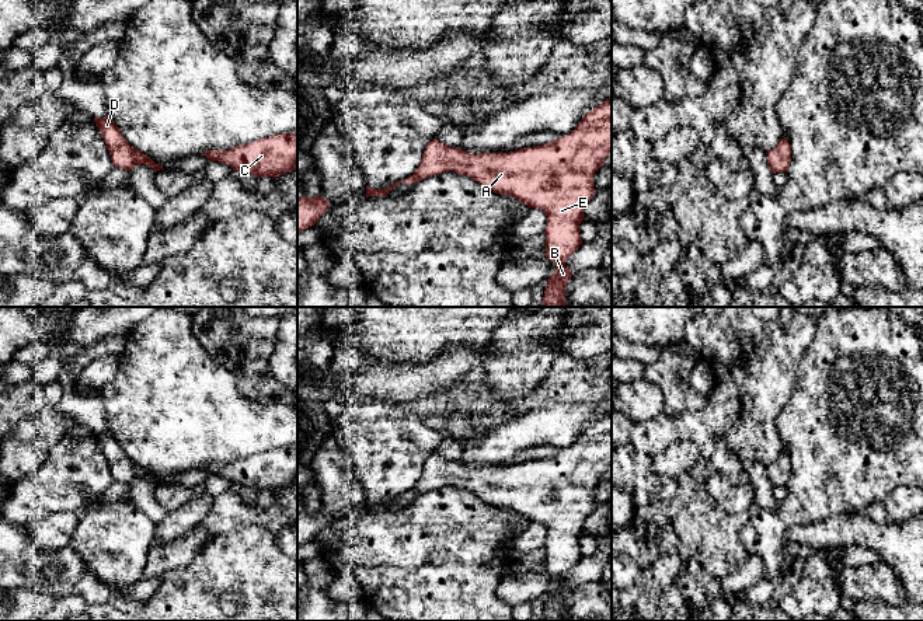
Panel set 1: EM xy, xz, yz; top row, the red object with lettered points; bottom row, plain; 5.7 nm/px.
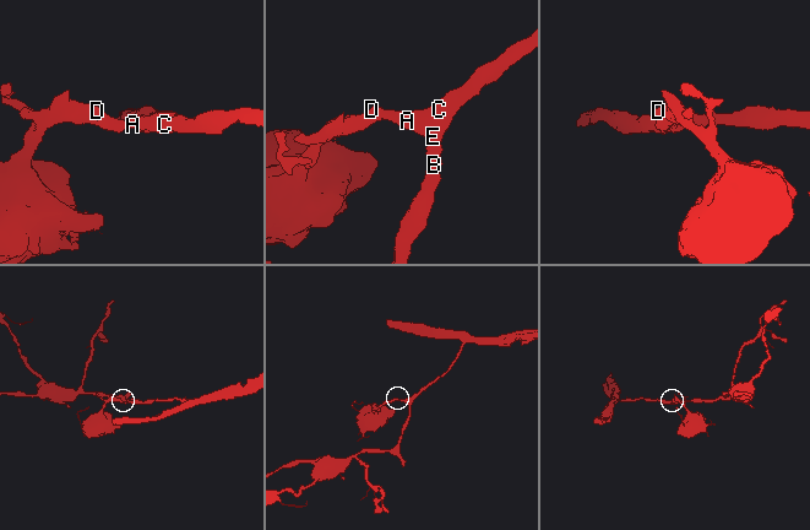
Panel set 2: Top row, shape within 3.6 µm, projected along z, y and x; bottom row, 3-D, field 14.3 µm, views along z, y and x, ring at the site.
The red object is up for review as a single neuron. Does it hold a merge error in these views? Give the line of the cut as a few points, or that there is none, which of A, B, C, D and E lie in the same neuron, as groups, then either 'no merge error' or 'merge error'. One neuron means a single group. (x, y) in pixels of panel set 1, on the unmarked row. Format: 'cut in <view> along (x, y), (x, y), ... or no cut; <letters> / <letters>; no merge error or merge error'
no cut; A B C D E; no merge error

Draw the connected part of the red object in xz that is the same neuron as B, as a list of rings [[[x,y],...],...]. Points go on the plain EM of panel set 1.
[[[612,414],[603,415],[589,425],[577,442],[554,456],[541,460],[523,461],[509,467],[471,468],[462,463],[449,461],[436,453],[428,457],[418,482],[408,492],[393,496],[383,503],[366,500],[366,512],[387,510],[398,498],[419,496],[428,491],[453,485],[467,489],[499,509],[511,509],[529,521],[540,523],[547,530],[546,572],[557,582],[546,596],[541,621],[565,621],[565,600],[574,589],[565,575],[579,562],[582,552],[579,538],[584,523],[593,512],[595,486],[605,479],[605,472],[612,467]]]

